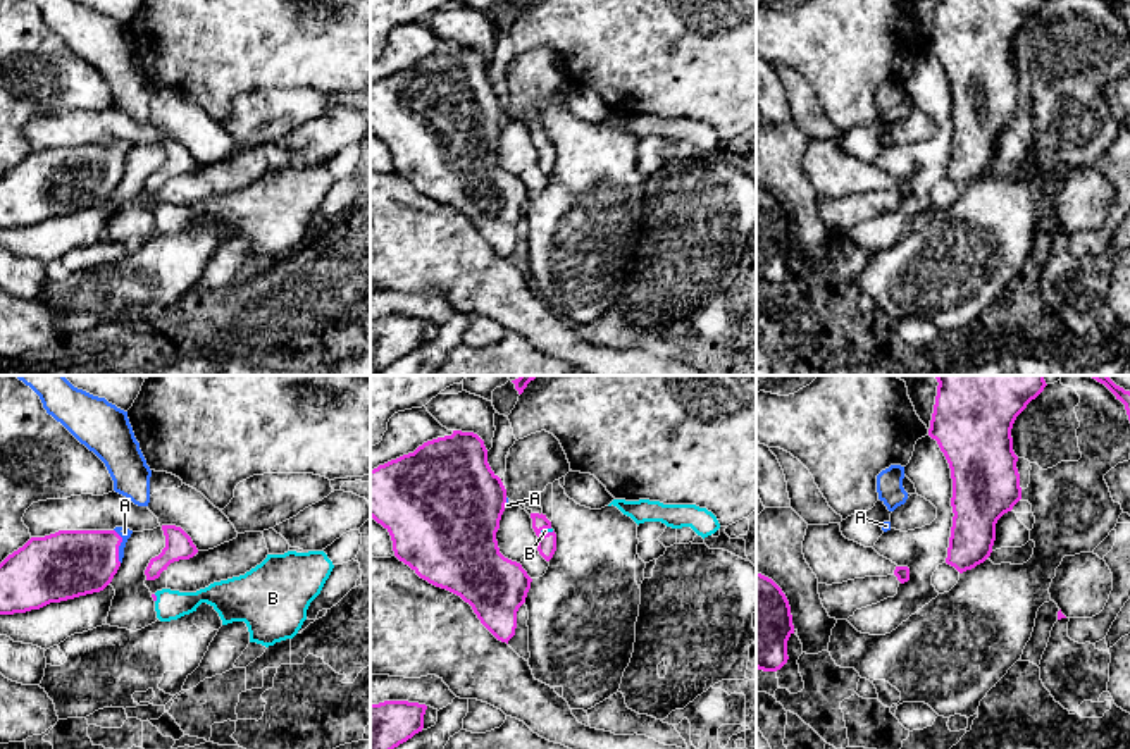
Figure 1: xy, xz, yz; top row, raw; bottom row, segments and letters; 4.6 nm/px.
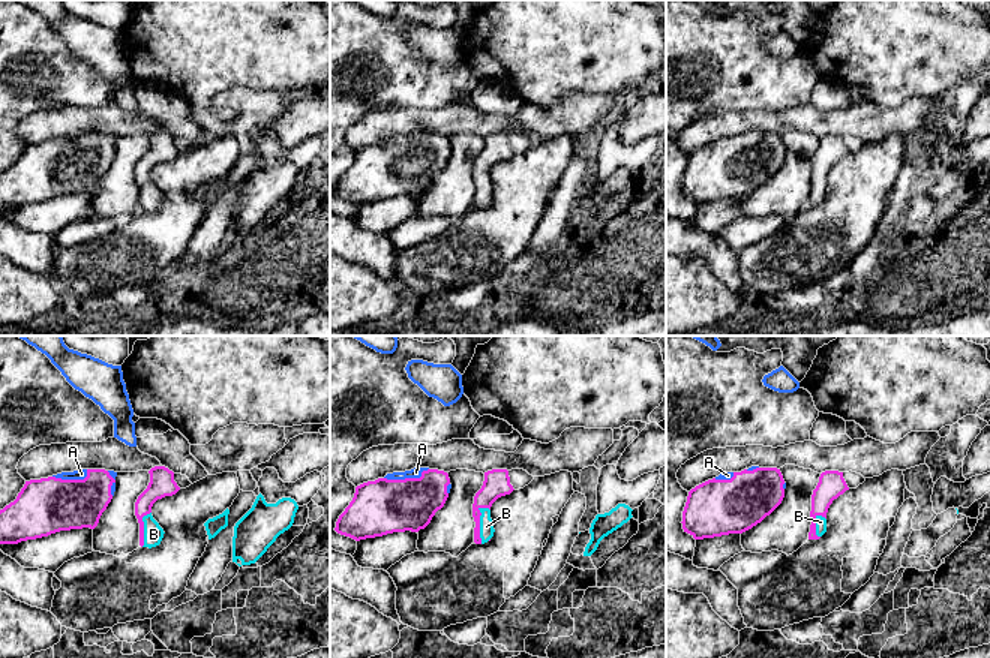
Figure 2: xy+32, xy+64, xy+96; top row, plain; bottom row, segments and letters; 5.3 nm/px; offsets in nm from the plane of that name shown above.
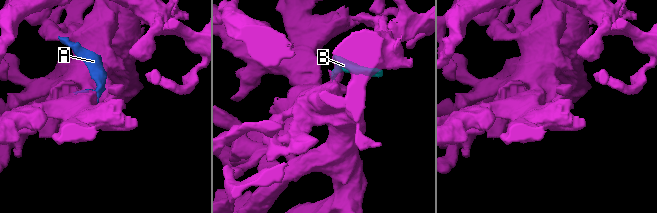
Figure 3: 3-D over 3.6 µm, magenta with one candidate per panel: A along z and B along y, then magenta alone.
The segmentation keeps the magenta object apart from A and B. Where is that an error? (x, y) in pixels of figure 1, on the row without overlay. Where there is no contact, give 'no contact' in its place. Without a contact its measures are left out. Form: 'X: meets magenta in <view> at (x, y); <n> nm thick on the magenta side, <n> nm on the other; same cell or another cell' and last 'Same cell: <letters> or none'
A: meets magenta in xy at (119, 159); 320 nm thick on the magenta side, 50 nm on the other; same cell
B: meets magenta in xz at (548, 147); 100 nm thick on the magenta side, 20 nm on the other; same cell
Same cell: A, B

